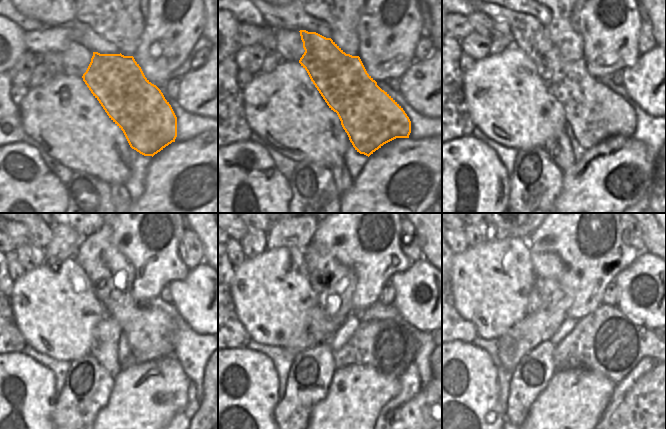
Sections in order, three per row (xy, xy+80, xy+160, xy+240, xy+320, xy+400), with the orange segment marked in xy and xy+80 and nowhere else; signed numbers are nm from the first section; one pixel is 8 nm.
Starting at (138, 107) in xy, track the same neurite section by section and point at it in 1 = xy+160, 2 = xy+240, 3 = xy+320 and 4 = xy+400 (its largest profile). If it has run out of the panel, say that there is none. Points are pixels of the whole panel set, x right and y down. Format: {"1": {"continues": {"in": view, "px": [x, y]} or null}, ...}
{"1": {"continues": {"in": "xy+160", "px": [595, 113]}}, "2": {"continues": {"in": "xy+240", "px": [150, 333]}}, "3": {"continues": {"in": "xy+320", "px": [323, 274]}}, "4": {"continues": {"in": "xy+400", "px": [550, 291]}}}

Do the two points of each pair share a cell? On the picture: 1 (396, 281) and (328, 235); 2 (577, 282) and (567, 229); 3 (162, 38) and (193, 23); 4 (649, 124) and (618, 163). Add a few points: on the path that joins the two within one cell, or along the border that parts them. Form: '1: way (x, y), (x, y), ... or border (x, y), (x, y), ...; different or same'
1: border (410, 264), (403, 271), (396, 272), (388, 281); different
2: way (585, 270), (584, 258), (579, 253), (575, 243); same
3: way (170, 31), (178, 23), (185, 23); same
4: border (631, 137), (639, 140), (653, 156); different

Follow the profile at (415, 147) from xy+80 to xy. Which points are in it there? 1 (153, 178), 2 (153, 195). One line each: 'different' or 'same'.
1: same
2: same

